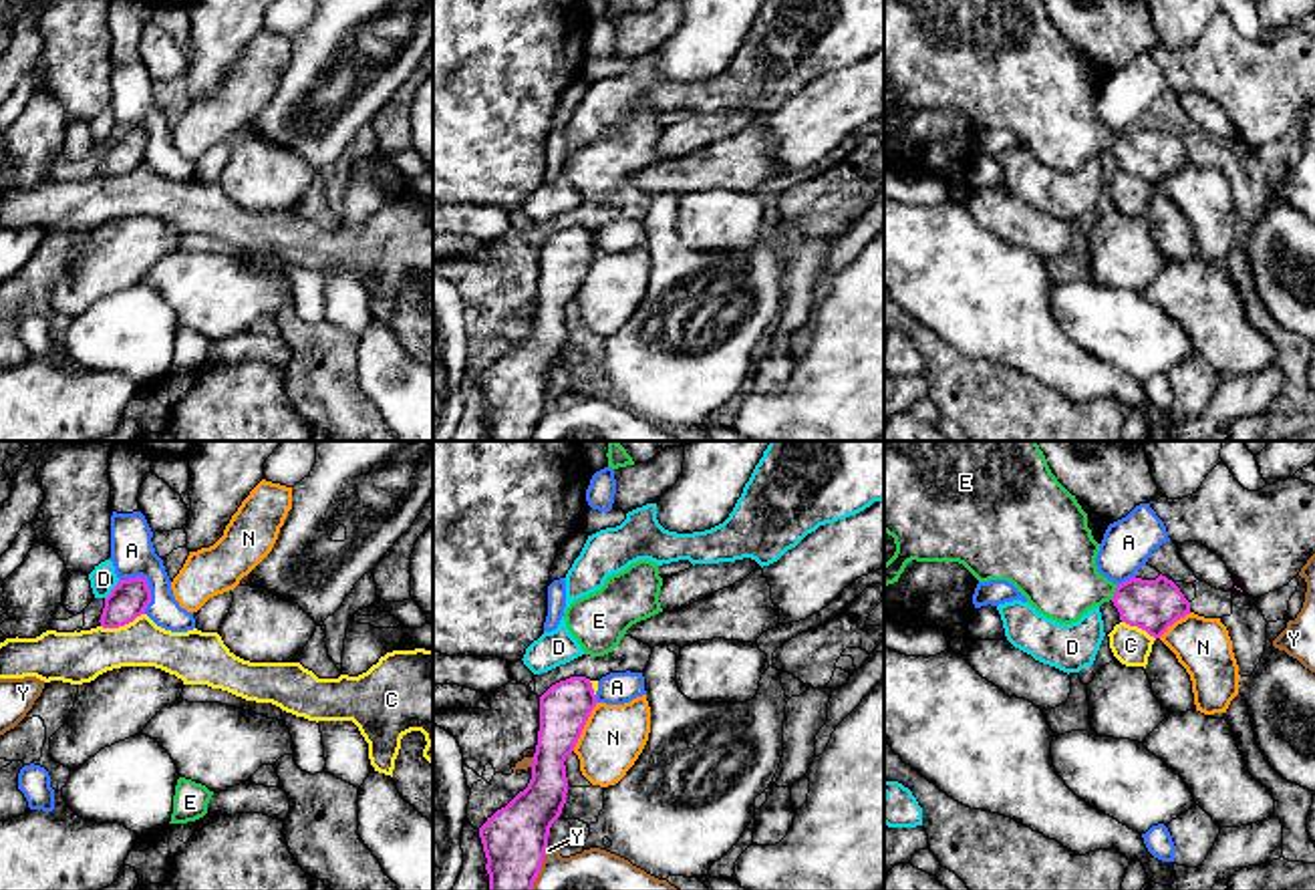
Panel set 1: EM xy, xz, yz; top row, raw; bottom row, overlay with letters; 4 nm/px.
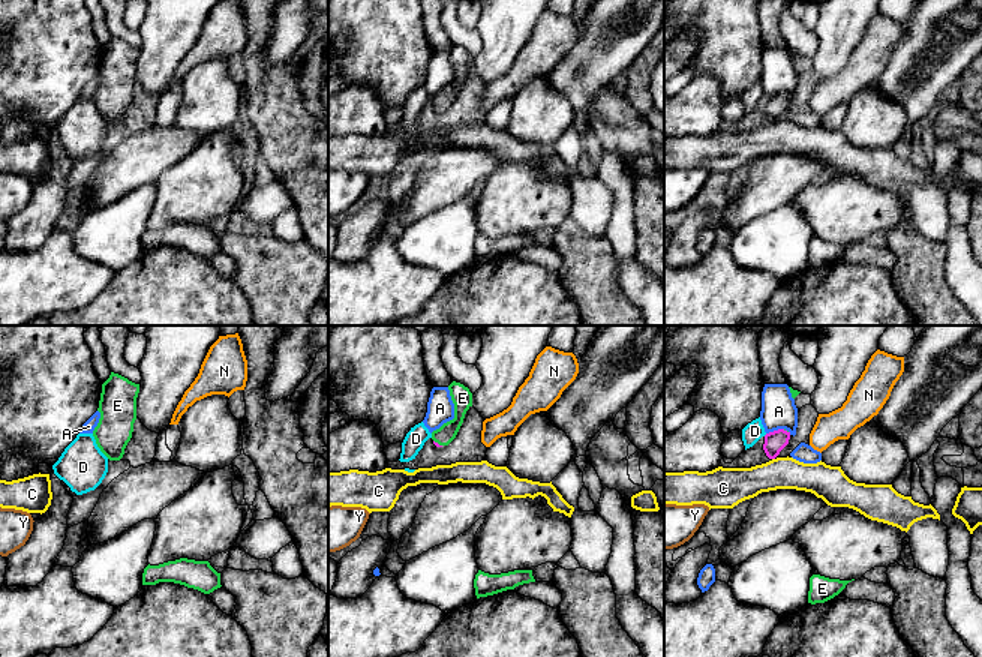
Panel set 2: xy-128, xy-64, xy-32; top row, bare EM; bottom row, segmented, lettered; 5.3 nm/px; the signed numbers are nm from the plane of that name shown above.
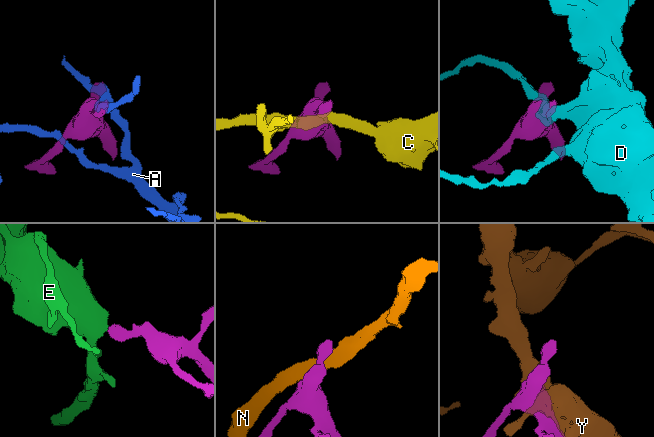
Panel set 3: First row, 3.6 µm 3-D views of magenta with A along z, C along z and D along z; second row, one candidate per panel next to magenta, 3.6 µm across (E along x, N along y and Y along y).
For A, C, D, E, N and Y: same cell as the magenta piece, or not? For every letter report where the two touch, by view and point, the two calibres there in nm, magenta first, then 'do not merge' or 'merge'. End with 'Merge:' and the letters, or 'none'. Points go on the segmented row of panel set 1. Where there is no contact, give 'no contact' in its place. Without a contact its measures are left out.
A: xy (148, 584) | 150/180 nm | do not merge
C: xy (121, 625) | 150/200 nm | do not merge
D: xy (111, 590) | 150/110 nm | do not merge
E: yz (1116, 592) | 200/320 nm | merge
N: xz (585, 723) | 200/260 nm | do not merge
Y: xz (540, 868) | 260/170 nm | do not merge
Merge: E

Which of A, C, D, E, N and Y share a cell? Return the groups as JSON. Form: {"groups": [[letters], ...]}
{"groups": [["A"], ["C"], ["D"], ["E"], ["N"], ["Y"]]}

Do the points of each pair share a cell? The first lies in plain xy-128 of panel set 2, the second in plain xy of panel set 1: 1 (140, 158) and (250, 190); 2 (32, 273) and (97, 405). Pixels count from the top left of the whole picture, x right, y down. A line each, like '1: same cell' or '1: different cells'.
1: different cells
2: same cell

